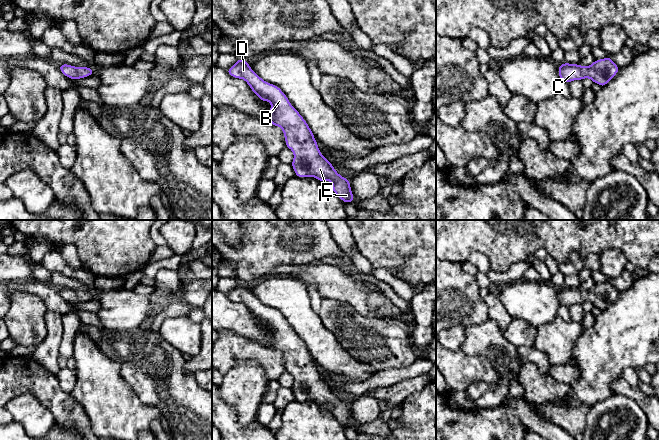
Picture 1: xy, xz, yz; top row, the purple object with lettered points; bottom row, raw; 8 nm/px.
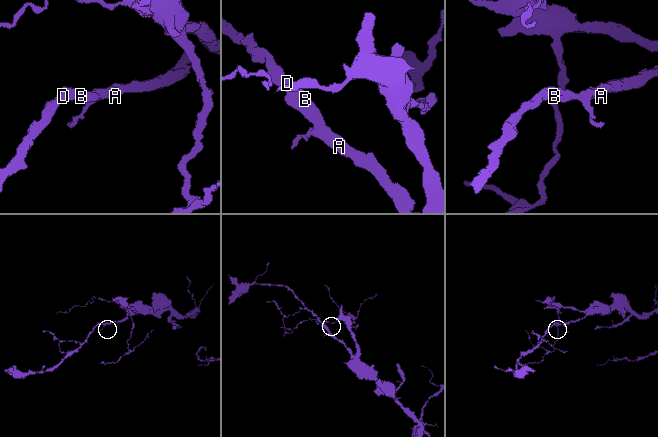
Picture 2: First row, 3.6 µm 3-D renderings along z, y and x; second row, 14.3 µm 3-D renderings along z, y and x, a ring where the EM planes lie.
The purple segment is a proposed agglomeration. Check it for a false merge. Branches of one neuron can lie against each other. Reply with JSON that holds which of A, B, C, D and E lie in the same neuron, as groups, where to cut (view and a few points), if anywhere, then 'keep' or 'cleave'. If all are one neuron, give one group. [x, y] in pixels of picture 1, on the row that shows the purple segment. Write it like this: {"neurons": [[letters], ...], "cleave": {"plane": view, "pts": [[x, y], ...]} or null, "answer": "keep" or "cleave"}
{"neurons": [["A", "B", "C", "D", "E"]], "cleave": null, "answer": "keep"}

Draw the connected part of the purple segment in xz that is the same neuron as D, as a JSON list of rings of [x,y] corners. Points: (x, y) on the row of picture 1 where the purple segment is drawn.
[[[241,58],[226,71],[234,78],[244,79],[261,101],[272,104],[269,110],[271,120],[268,123],[282,128],[286,147],[294,154],[291,165],[296,176],[312,176],[320,182],[330,180],[333,192],[344,203],[354,202],[350,180],[339,175],[327,158],[320,153],[318,143],[307,122],[291,105],[282,90],[265,82],[251,69],[248,61]]]

